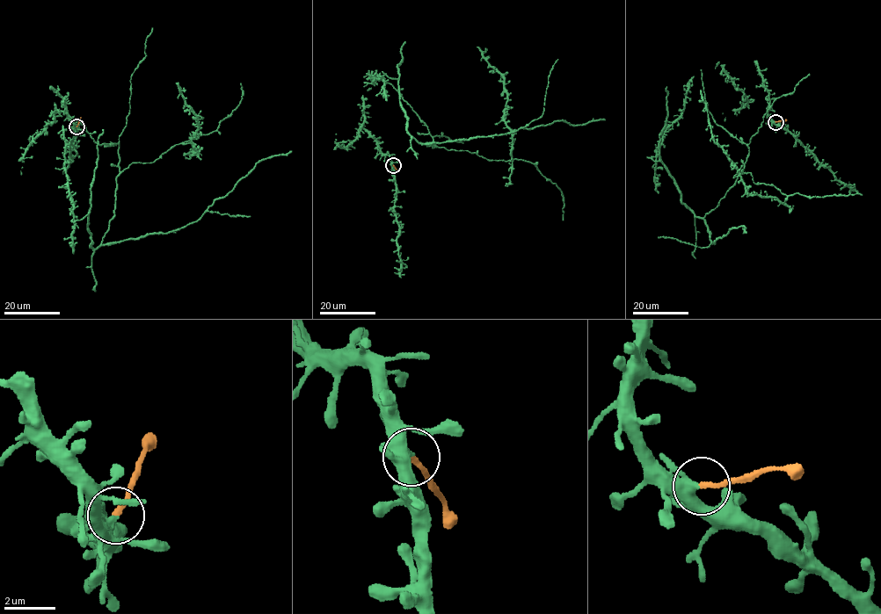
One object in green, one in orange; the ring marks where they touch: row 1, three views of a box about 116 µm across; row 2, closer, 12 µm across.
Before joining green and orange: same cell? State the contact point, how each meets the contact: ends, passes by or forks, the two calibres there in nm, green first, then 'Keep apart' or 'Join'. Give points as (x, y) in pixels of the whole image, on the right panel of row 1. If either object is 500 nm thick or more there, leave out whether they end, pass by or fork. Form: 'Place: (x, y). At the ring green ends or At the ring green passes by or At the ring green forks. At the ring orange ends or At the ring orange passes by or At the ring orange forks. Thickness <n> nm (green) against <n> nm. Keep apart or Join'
Place: (775, 122). At the ring green passes by. At the ring orange ends. Thickness 340 nm (green) against 190 nm. Keep apart

